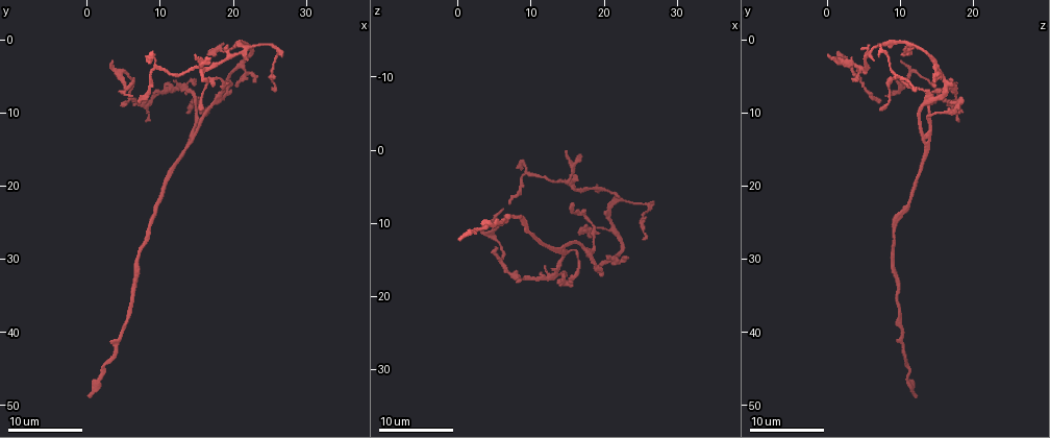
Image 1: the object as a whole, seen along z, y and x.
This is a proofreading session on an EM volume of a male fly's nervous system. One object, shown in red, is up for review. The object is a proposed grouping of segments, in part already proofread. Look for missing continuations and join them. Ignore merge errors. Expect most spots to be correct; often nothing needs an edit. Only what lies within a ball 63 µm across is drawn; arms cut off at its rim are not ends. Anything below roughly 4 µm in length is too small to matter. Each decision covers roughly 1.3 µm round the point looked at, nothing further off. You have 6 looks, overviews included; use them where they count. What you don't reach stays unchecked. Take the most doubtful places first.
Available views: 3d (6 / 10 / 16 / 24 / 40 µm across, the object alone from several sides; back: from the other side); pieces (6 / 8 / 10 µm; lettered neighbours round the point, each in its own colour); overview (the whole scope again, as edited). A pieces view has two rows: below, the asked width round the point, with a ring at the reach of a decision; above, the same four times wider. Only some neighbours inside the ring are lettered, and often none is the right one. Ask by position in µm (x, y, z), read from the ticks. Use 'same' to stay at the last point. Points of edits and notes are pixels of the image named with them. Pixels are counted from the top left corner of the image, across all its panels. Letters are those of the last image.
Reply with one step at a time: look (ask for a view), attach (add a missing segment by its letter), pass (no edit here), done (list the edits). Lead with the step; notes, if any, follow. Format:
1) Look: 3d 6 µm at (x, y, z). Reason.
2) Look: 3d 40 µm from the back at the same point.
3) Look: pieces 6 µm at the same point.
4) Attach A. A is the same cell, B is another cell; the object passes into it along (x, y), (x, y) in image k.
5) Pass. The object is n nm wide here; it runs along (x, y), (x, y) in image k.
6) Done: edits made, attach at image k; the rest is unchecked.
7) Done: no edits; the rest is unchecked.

Look: pieces 10 µm at (7.0, 8.0, 7.0). Free end.

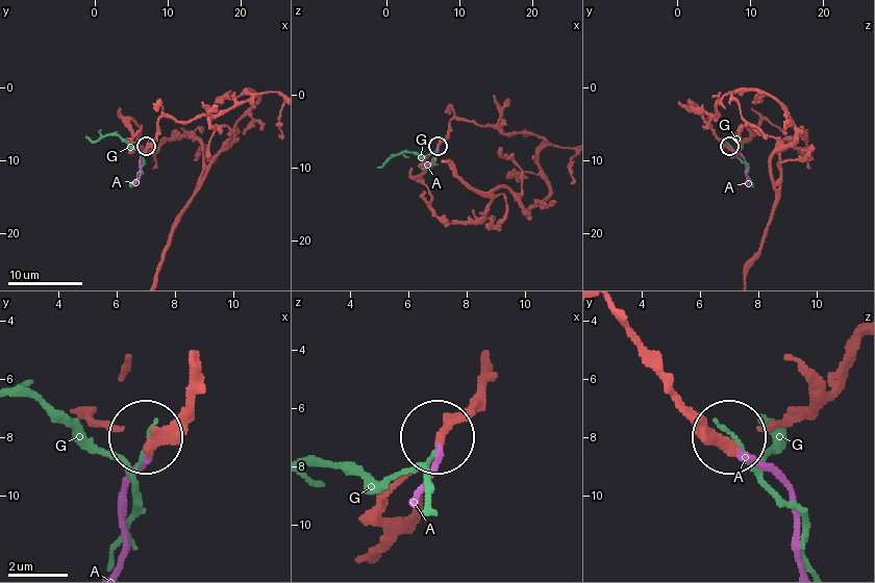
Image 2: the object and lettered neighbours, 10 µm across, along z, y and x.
Attach A. The object is 310 nm wide here; A is the same cell, G is another cell; the object passes into it along (192, 378), (189, 398), (156, 432), (127, 487), (124, 562) in image 2; it goes on there.

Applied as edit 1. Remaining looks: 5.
Look: 3d 6 µm at (15.0, 2.5, 0.5). Branch stops here.

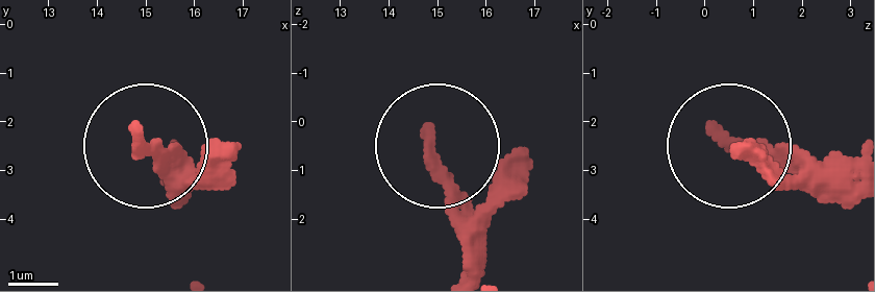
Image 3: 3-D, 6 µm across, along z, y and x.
Look: pieces 10 µm at (14.80, 2.20, 0.25).

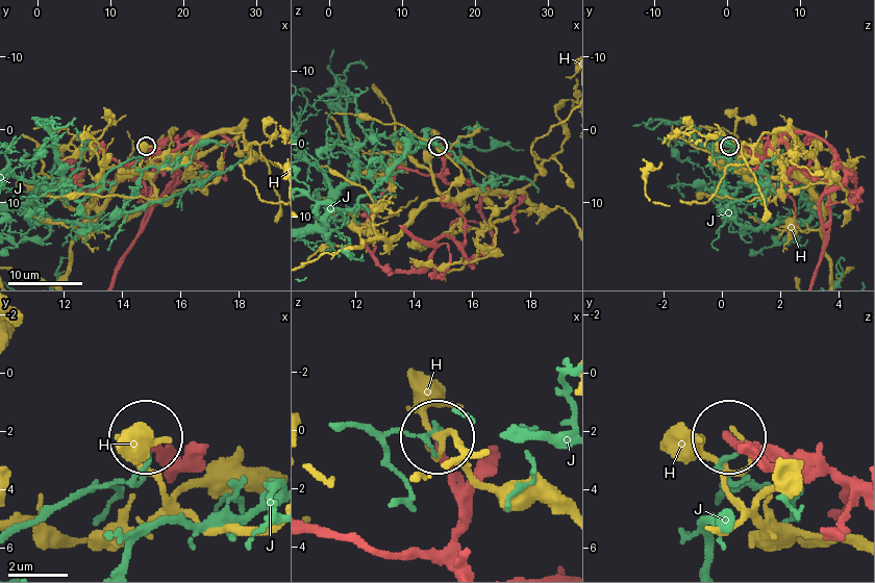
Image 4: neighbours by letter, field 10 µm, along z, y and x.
Pass. H and J are other cells; no lettered segment goes on from it.

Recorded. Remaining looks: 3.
Look: pieces 6 µm at (5.0, 9.0, 13.5). Free end.

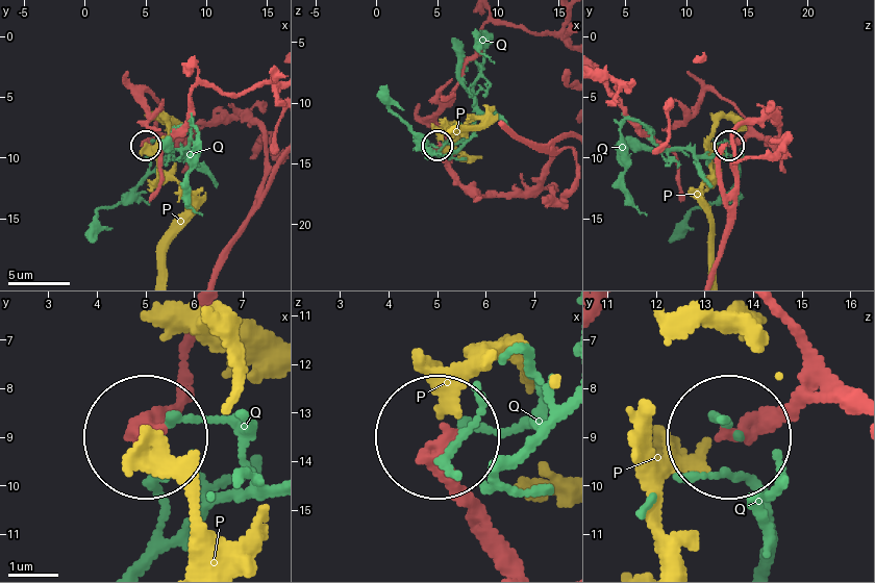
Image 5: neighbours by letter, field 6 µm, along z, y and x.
Pass. The object is 300 nm wide here; P and Q are other cells; it runs along (825, 398), (730, 435) in image 5; no lettered segment goes on from it.

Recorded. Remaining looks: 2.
Done: edits made, attach at image 2; the rest is unchecked.

